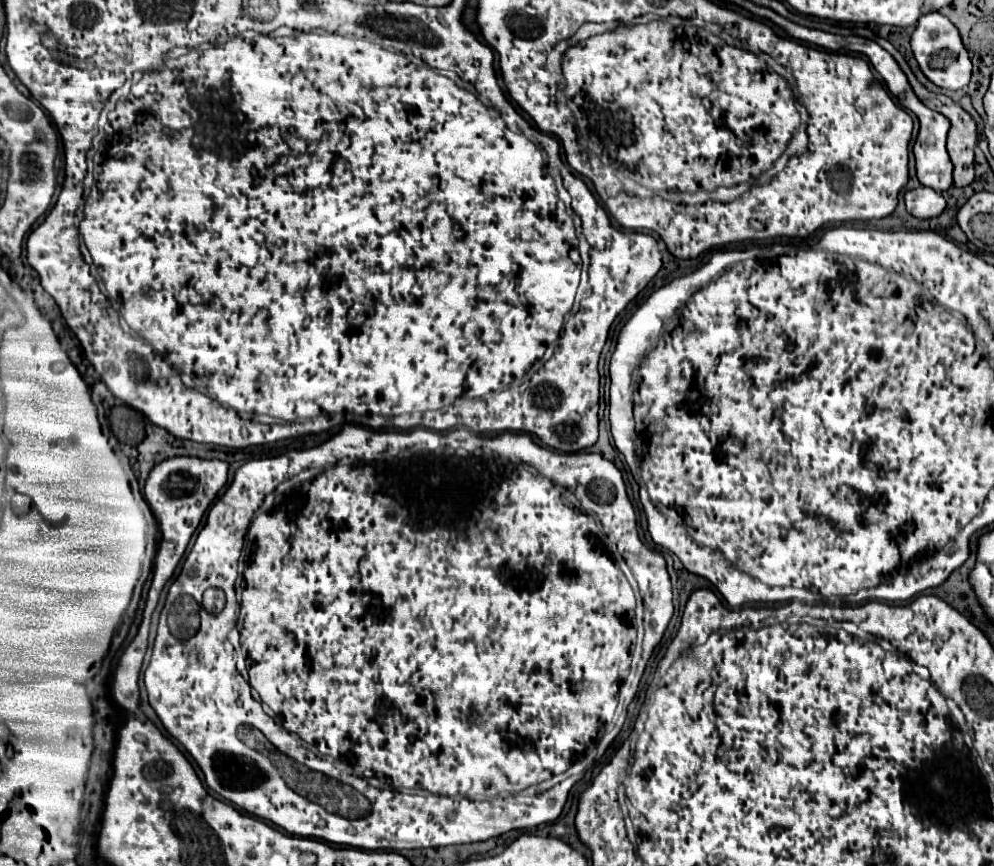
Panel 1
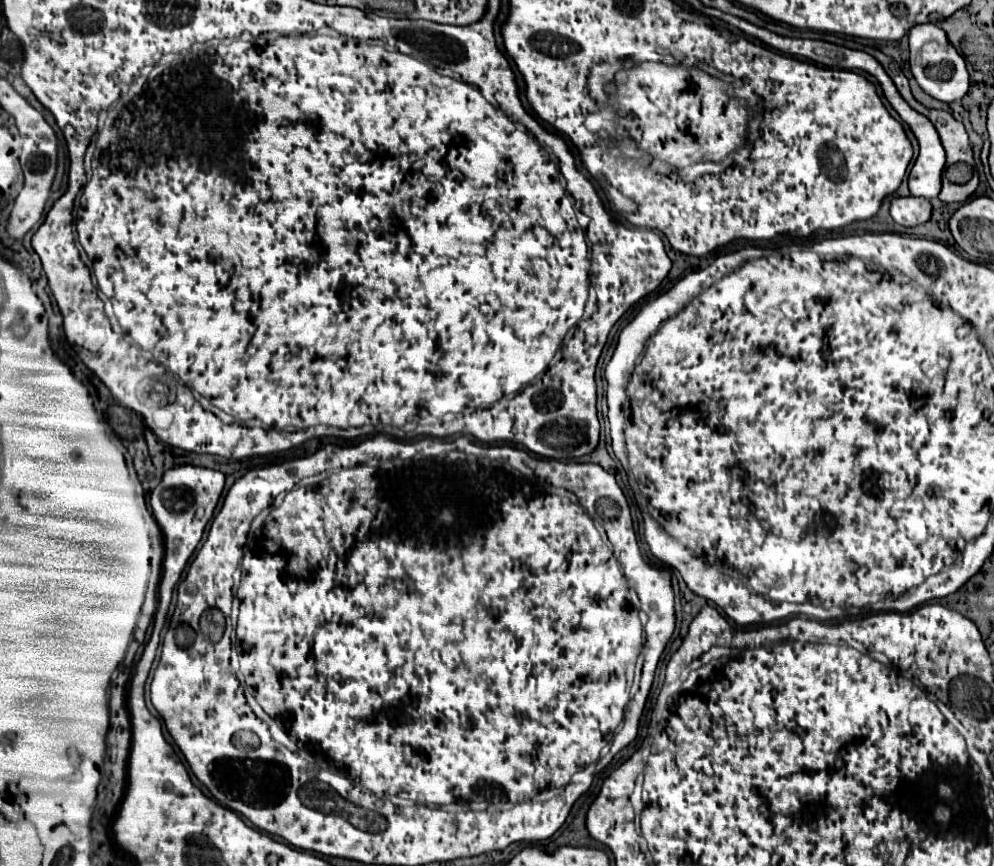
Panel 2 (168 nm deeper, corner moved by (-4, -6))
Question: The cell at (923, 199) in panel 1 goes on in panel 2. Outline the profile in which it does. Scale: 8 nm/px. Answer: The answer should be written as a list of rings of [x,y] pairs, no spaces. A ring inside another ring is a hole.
[[[895,197],[891,199],[889,213],[895,223],[903,227],[915,227],[931,219],[931,203],[919,197]]]

